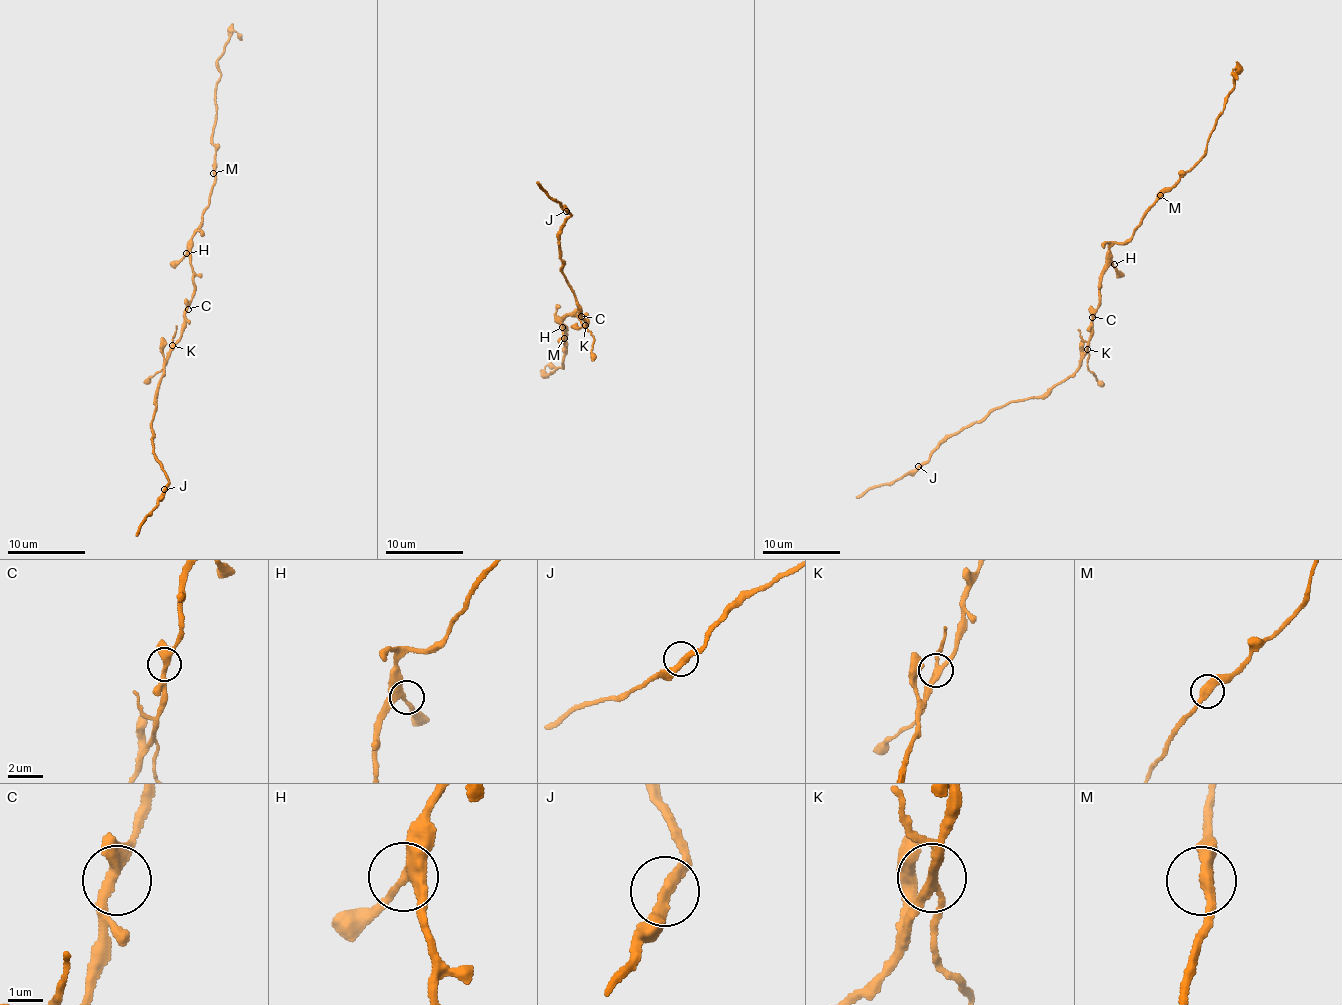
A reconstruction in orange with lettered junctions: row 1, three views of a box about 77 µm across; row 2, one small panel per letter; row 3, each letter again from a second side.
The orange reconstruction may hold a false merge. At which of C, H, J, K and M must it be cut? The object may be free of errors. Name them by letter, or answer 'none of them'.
K

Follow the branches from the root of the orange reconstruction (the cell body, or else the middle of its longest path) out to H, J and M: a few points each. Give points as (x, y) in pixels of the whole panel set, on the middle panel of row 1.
H: (579, 318), (581, 316), (568, 312), (562, 327)
J: (579, 318), (589, 321), (588, 327), (561, 266), (558, 238), (570, 215), (566, 211)
M: (579, 318), (568, 312), (555, 316), (566, 329), (564, 338)

